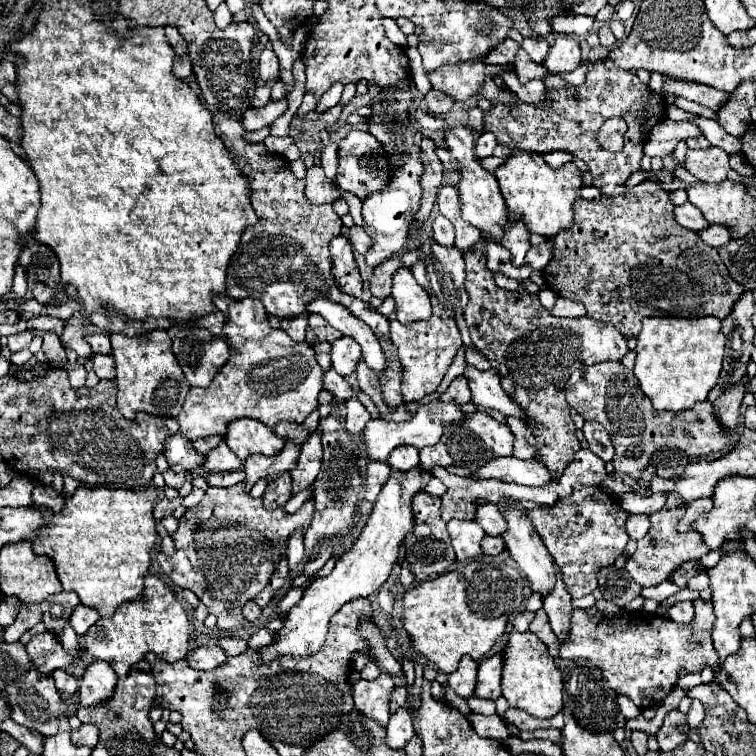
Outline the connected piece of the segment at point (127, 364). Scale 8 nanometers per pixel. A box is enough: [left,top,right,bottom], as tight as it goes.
[112,329,190,421]

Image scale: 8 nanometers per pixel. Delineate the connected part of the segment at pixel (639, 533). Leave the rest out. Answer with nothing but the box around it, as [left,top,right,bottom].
[626,515,650,539]

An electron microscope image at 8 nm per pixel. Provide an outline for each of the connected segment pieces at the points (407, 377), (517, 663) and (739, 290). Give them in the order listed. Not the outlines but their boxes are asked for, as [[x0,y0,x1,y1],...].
[[390,317,462,401],[502,631,564,719],[542,179,744,337]]

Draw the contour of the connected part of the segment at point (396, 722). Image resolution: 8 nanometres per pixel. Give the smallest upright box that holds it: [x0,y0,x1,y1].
[386,707,414,749]

